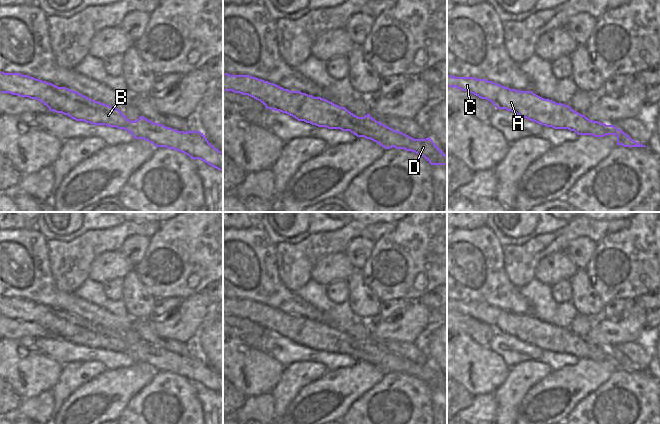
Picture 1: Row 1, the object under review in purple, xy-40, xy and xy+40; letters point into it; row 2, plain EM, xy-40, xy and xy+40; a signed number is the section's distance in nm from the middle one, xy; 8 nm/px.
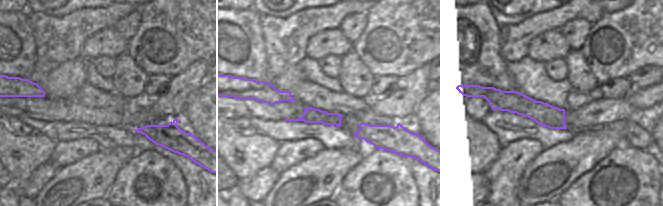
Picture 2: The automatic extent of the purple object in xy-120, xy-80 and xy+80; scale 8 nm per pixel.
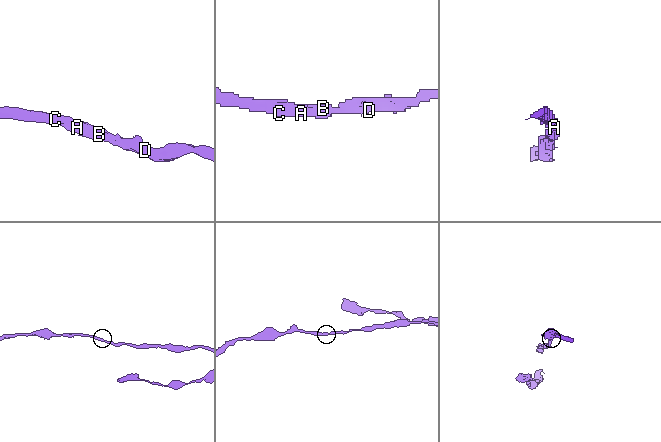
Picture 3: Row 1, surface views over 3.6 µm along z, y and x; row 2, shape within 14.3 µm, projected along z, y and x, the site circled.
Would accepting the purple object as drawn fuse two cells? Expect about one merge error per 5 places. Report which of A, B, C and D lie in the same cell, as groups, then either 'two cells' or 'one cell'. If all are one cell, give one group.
A B C D | one cell

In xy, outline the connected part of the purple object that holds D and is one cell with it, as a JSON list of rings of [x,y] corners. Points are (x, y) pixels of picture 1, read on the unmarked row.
[[[223,297],[223,315],[248,319],[260,325],[267,333],[286,337],[298,345],[328,353],[350,355],[357,361],[370,363],[385,373],[394,371],[412,375],[424,381],[431,389],[447,390],[447,379],[430,361],[414,363],[376,345],[369,337],[358,341],[345,331],[321,321],[290,315],[250,299]]]

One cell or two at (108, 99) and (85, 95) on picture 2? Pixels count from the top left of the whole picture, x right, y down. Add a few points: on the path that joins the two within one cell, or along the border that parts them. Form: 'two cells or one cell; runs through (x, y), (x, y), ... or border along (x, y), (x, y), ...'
one cell; runs through (102, 99), (96, 99), (91, 96)

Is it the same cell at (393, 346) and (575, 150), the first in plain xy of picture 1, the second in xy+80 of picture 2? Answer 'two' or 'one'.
two

